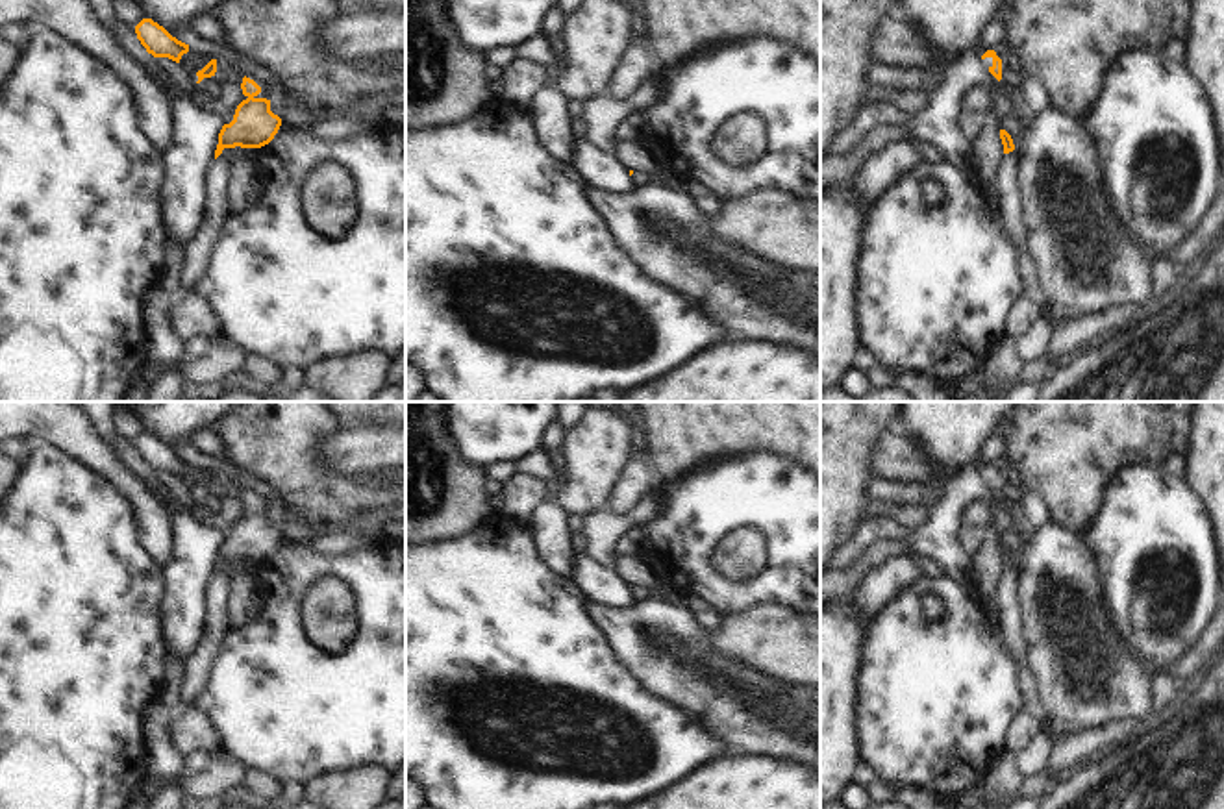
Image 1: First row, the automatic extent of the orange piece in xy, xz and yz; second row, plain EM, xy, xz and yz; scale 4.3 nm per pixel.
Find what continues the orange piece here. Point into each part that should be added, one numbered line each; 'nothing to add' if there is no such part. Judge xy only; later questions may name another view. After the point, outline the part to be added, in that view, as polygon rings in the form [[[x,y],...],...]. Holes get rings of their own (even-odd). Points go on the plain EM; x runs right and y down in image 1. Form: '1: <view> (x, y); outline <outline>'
1: xy (215, 621); outline [[[219,570],[213,574],[204,589],[204,633],[196,642],[194,652],[185,659],[180,703],[193,707],[196,696],[206,685],[209,666],[220,648],[222,639],[228,631],[228,579],[226,572]]]

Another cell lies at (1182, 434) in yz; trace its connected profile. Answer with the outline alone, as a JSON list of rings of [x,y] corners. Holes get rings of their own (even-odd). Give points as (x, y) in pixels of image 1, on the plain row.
[[[1187,417],[1176,420],[1176,429],[1170,439],[1172,454],[1187,455],[1191,439],[1191,424]]]

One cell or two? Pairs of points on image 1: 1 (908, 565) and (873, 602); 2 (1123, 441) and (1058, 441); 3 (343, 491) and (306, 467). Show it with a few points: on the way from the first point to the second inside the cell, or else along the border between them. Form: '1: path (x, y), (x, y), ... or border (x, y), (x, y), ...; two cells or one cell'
1: path (899, 574), (880, 593); one cell
2: path (1106, 441), (1074, 441); one cell
3: path (334, 491), (315, 476); one cell

